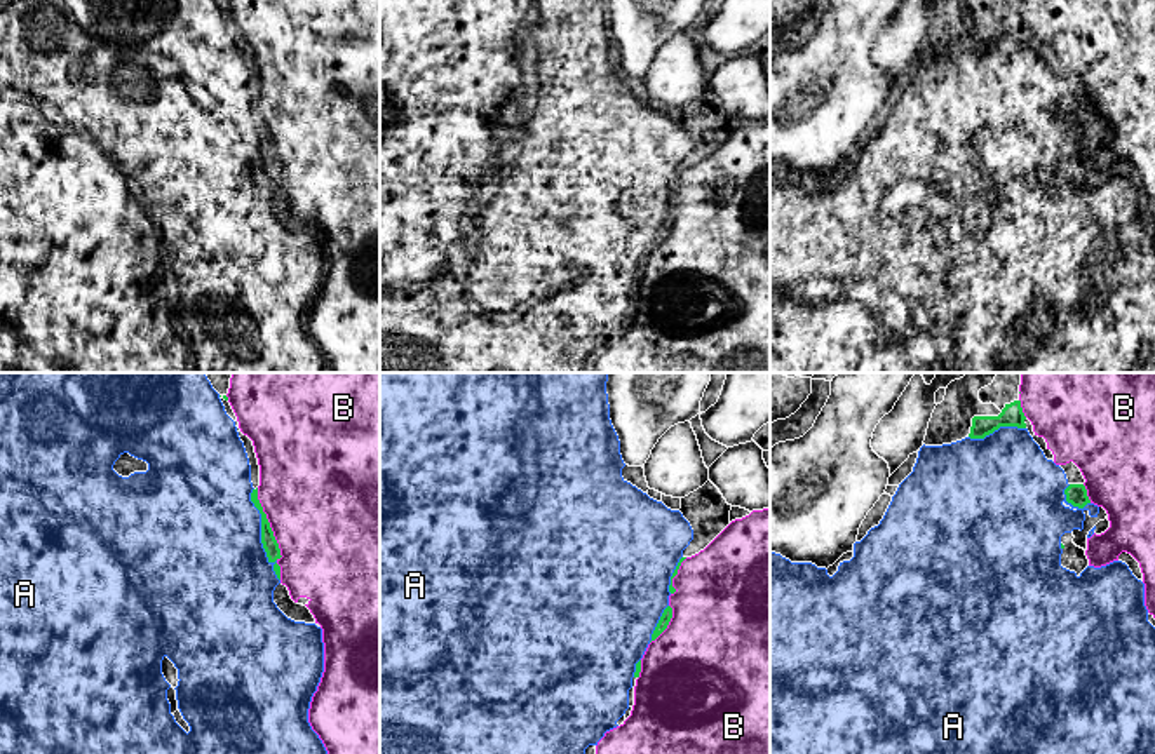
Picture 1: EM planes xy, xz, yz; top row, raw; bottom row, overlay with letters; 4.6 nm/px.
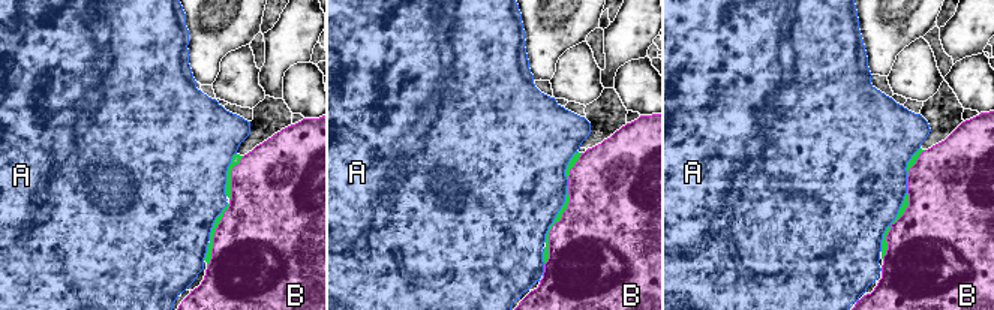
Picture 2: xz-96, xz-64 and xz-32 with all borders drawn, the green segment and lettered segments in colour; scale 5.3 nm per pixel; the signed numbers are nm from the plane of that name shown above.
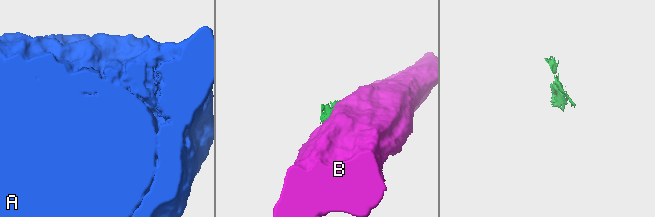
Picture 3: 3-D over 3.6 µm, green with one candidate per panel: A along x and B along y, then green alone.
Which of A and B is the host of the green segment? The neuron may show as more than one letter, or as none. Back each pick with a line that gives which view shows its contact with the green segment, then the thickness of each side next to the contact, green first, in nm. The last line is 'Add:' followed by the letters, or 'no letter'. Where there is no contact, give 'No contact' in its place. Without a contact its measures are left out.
A: Touches green in xy. Thickness 70 nm (green) against 500 nm
Add: A

